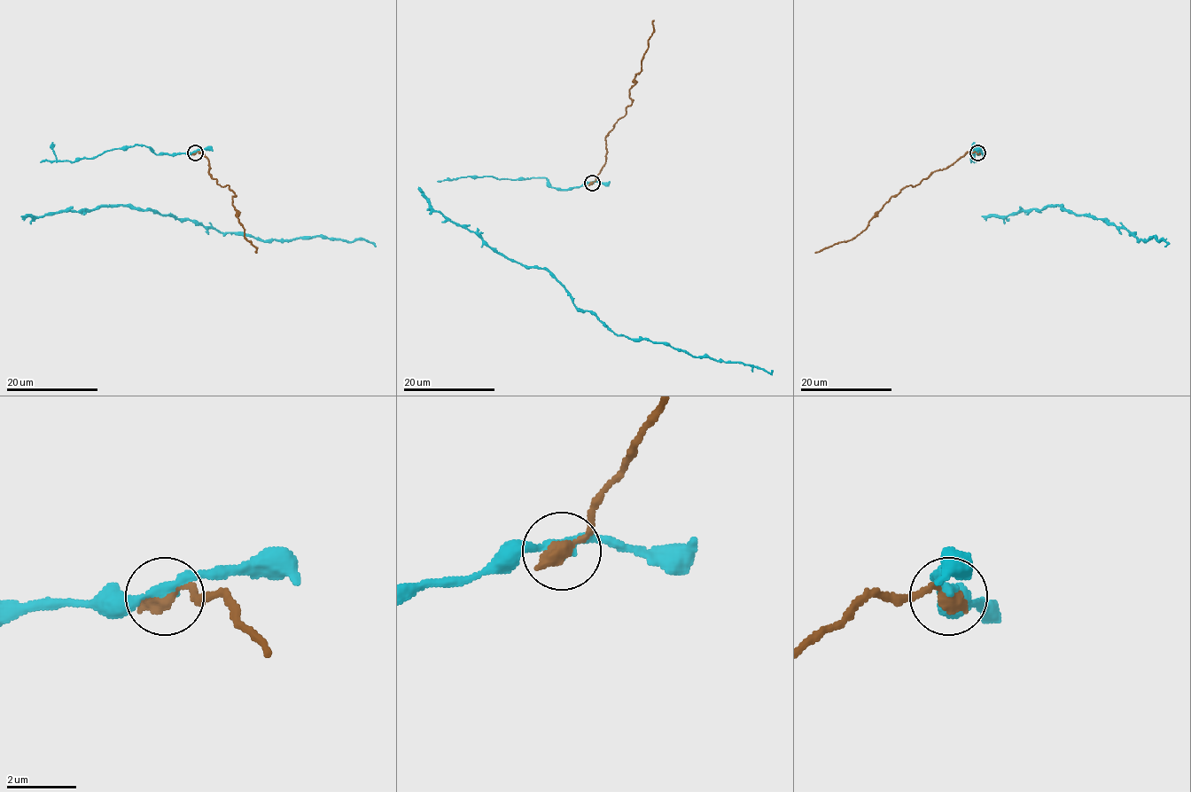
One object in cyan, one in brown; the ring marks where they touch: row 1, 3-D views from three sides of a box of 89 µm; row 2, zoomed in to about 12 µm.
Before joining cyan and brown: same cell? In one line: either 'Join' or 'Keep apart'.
Keep apart

